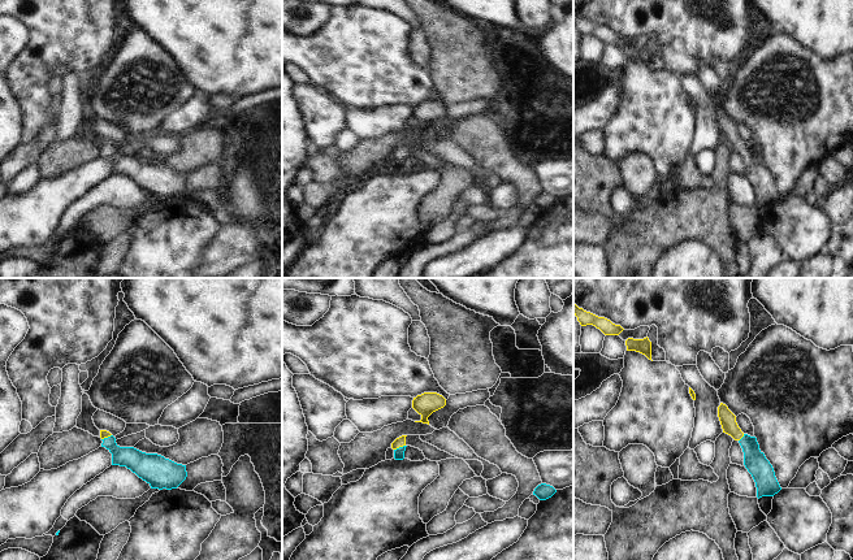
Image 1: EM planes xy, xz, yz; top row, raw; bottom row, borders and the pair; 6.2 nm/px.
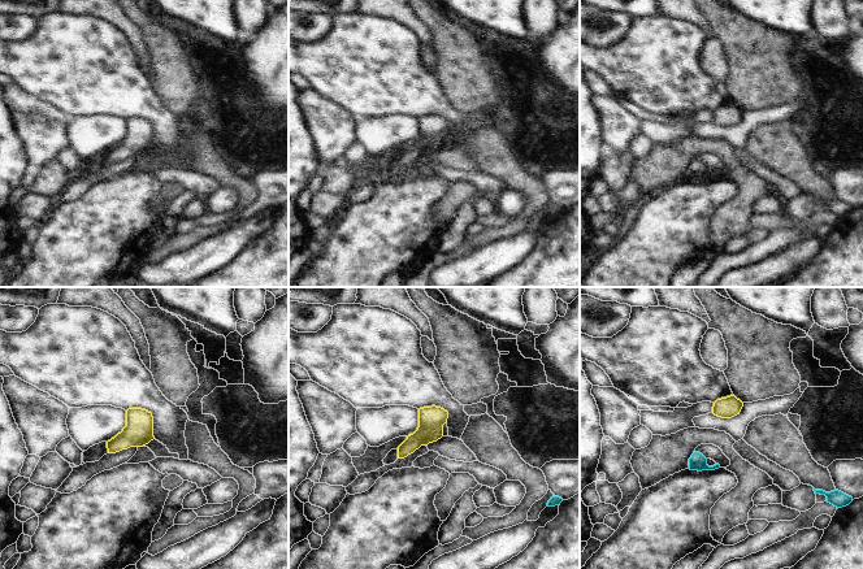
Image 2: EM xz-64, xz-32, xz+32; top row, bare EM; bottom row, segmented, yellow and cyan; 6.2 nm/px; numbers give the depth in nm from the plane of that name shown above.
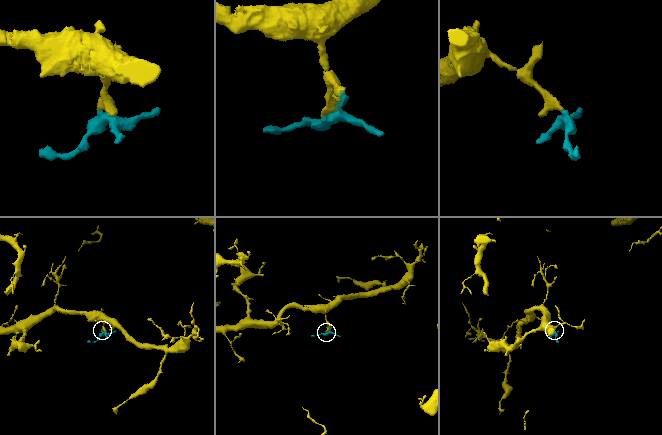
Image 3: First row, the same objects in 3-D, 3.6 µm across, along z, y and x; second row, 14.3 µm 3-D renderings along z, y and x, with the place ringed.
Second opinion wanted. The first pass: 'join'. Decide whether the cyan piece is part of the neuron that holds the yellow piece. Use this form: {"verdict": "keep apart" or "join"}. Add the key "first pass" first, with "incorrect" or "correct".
{"first pass": "correct", "verdict": "join"}

